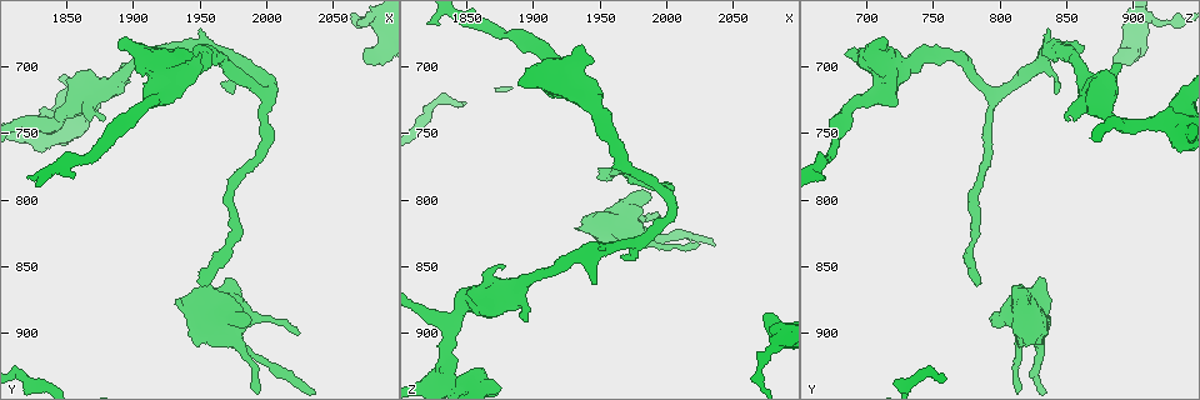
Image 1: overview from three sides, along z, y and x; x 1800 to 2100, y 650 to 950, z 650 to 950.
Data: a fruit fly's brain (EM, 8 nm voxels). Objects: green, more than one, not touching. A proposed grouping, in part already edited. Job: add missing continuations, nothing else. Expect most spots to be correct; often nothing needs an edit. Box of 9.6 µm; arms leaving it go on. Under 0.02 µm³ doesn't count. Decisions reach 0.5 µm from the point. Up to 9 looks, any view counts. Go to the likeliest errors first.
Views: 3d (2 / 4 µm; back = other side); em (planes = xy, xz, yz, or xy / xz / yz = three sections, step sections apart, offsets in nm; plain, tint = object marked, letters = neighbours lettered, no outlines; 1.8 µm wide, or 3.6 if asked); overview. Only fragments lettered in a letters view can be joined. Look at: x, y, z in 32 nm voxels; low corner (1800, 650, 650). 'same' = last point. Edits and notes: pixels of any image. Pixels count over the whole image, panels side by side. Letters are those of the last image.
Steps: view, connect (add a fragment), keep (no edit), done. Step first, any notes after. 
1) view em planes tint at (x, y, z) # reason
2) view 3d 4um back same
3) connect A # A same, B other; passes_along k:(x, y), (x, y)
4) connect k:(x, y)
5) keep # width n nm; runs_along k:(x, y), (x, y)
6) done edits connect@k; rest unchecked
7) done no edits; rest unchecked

view em planes letters at (2074, 698, 886) # free end

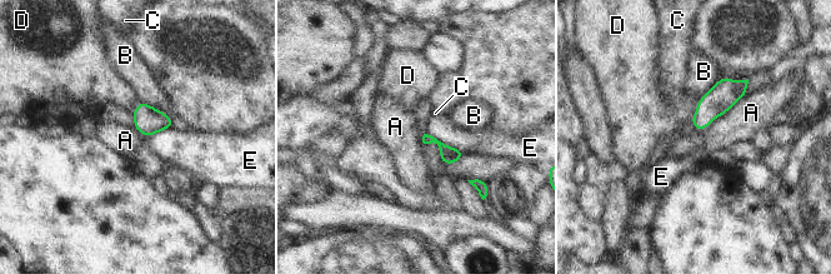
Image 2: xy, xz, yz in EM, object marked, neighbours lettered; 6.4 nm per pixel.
keep # A other, B other, C other, D other, E other; no lettered fragment goes on from it

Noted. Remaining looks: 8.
view em planes letters at (2024, 900, 830) # tapers out

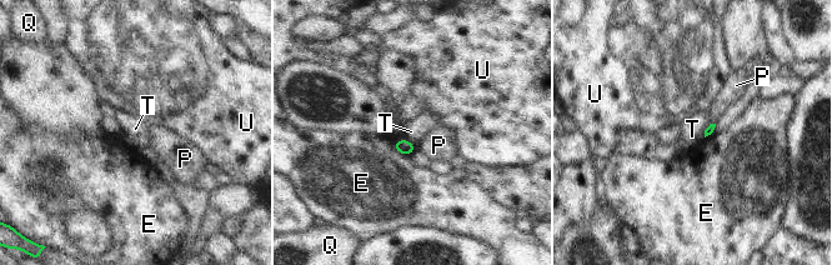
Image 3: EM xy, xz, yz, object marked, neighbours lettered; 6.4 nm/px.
keep # E other, P other, Q other, T other, U other; border 3:(401, 138), (415, 146); none of them fits

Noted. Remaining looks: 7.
view em planes tint at (1930, 878, 822) # thick end

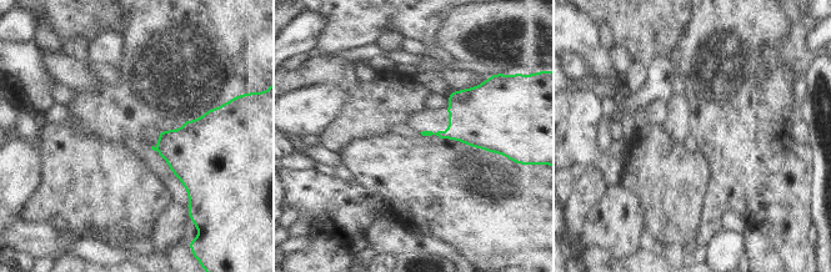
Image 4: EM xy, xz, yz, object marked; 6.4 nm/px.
view em planes letters same # see the neighbours

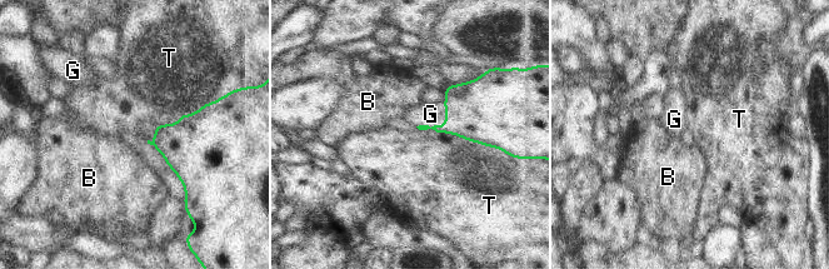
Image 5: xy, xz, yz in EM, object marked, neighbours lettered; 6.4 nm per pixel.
connect G # B other, G same, T other; the neuron continues

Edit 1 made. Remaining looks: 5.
view em planes letters at (1976, 722, 840) # free end

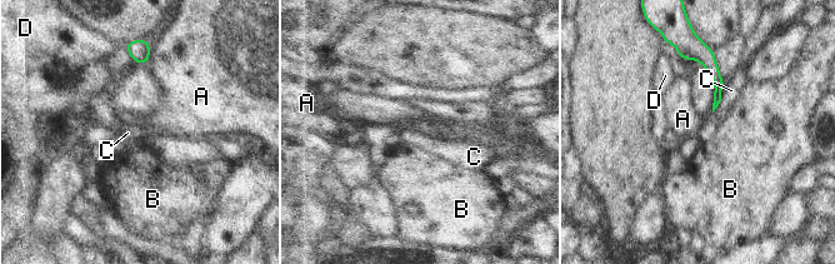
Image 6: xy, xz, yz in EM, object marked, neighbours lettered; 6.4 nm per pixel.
keep # A other, B other, C other, D other; border 6:(725, 83), (721, 100), (713, 113); none of them fits

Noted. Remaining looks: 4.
done edits connect@5; rest unchecked

